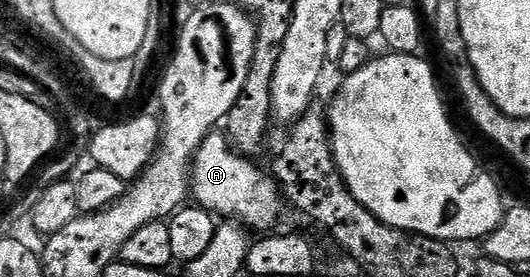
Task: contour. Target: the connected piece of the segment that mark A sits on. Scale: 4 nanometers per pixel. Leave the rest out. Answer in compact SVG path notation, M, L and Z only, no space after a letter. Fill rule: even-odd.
M223 133L209 134L192 159L190 194L205 210L211 210L221 219L246 224L252 232L268 232L275 227L272 225L279 220L280 213L286 210L286 202L275 177L268 175L267 178L252 160L230 148L229 139Z

